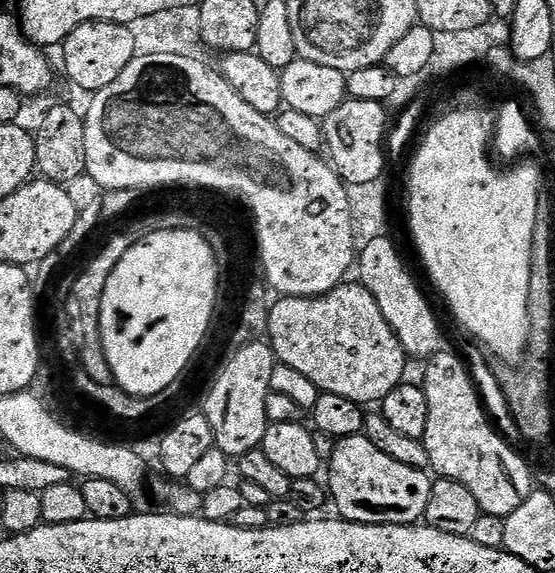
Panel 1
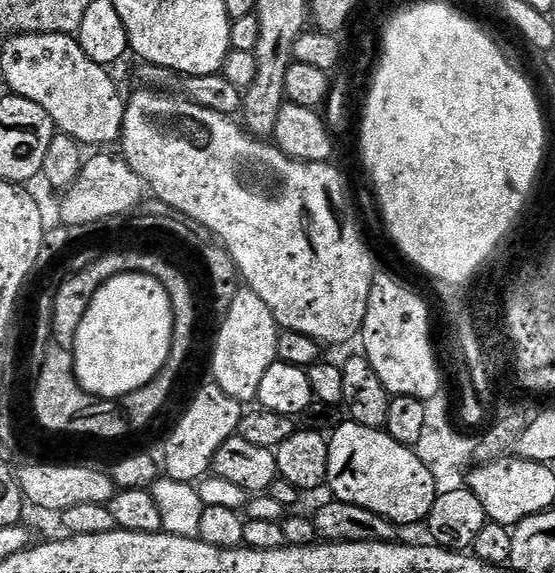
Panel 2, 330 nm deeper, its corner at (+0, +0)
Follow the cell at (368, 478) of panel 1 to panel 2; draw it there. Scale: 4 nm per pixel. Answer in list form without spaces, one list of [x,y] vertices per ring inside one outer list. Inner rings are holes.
[[[341,422],[337,428],[331,433],[328,441],[328,449],[330,450],[330,466],[328,467],[328,478],[326,481],[327,491],[332,491],[331,495],[337,500],[353,504],[354,506],[362,506],[362,510],[370,510],[374,514],[378,514],[382,518],[386,518],[390,523],[397,526],[403,524],[416,524],[419,522],[427,521],[430,510],[436,501],[436,487],[434,486],[434,478],[430,475],[430,470],[426,470],[426,466],[422,466],[422,462],[418,458],[418,454],[409,445],[399,444],[394,442],[394,438],[390,438],[387,431],[378,428],[367,428],[361,424],[354,424],[351,422]]]

